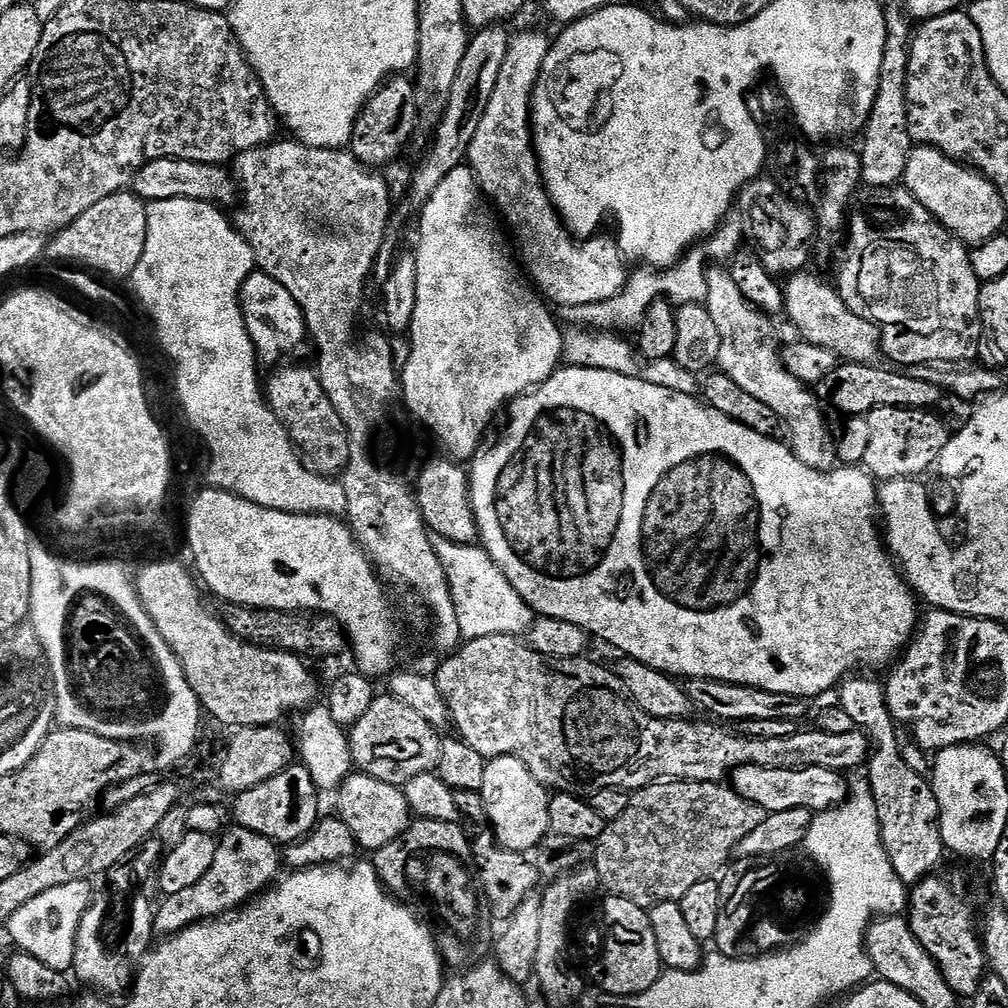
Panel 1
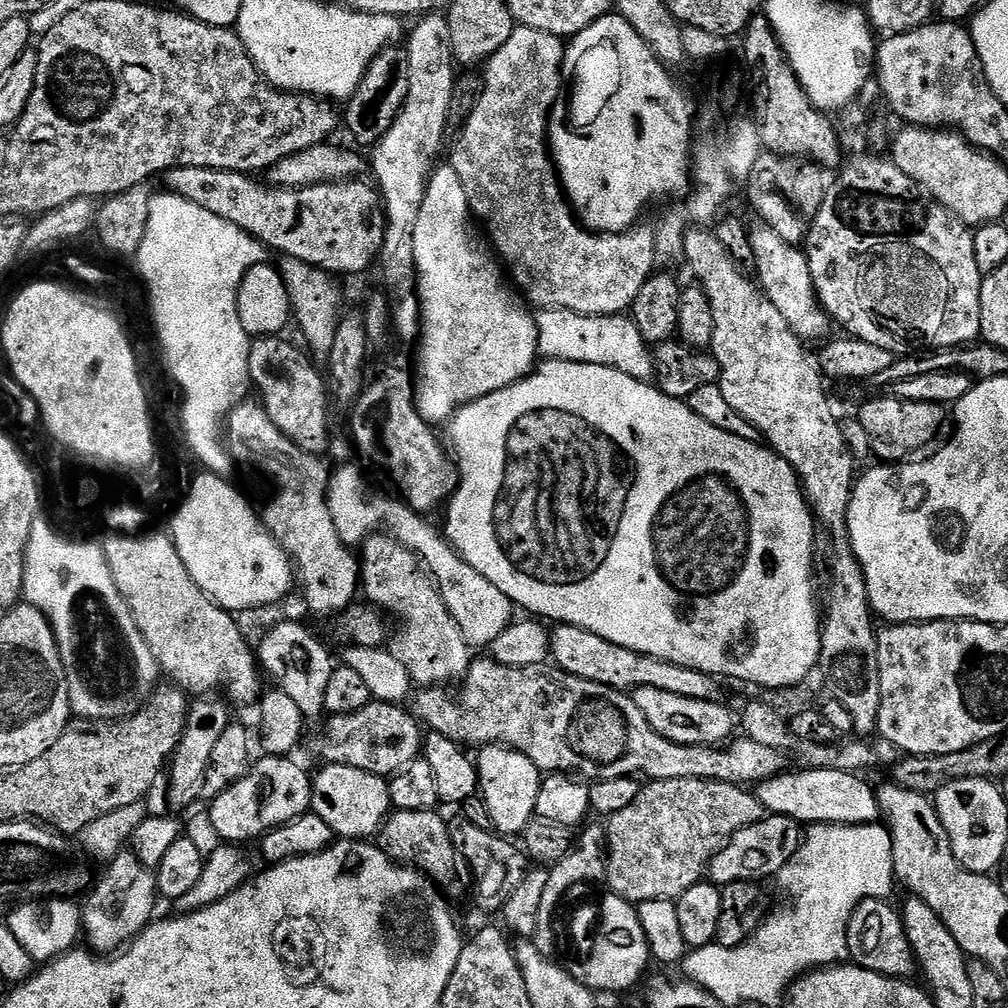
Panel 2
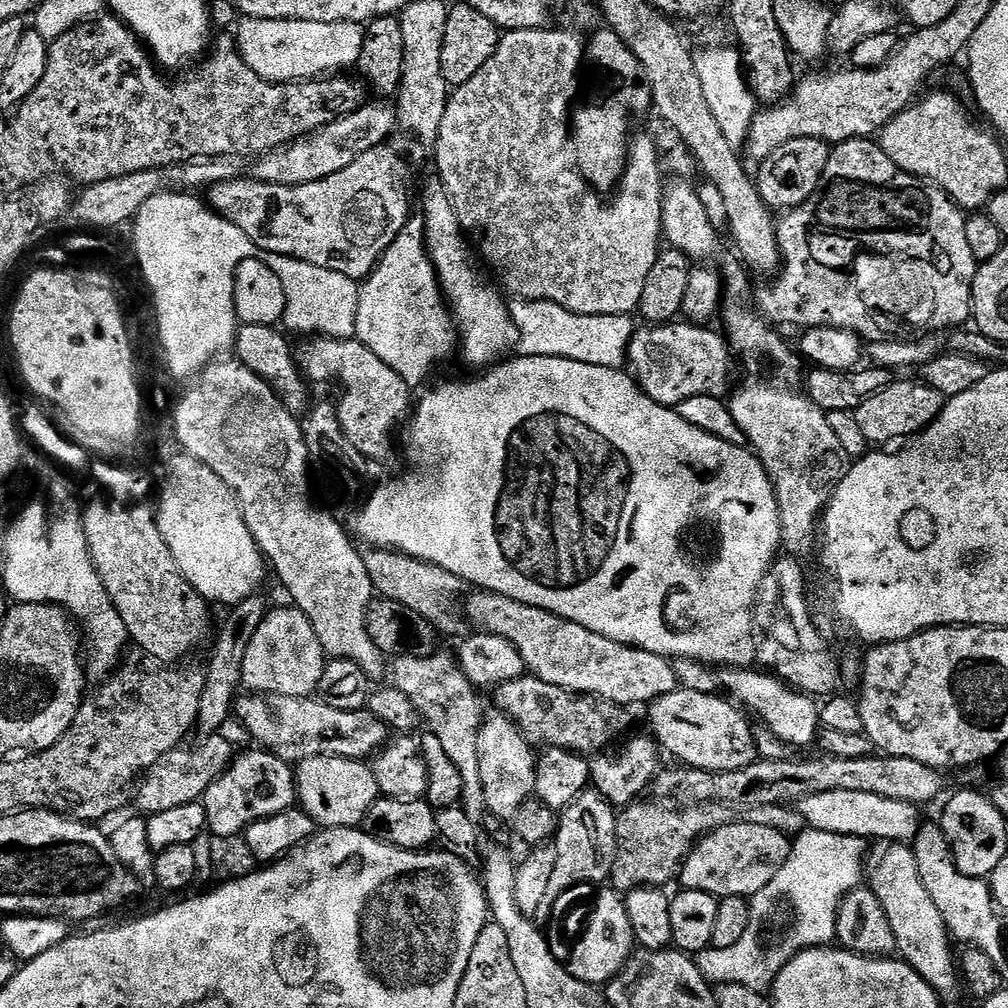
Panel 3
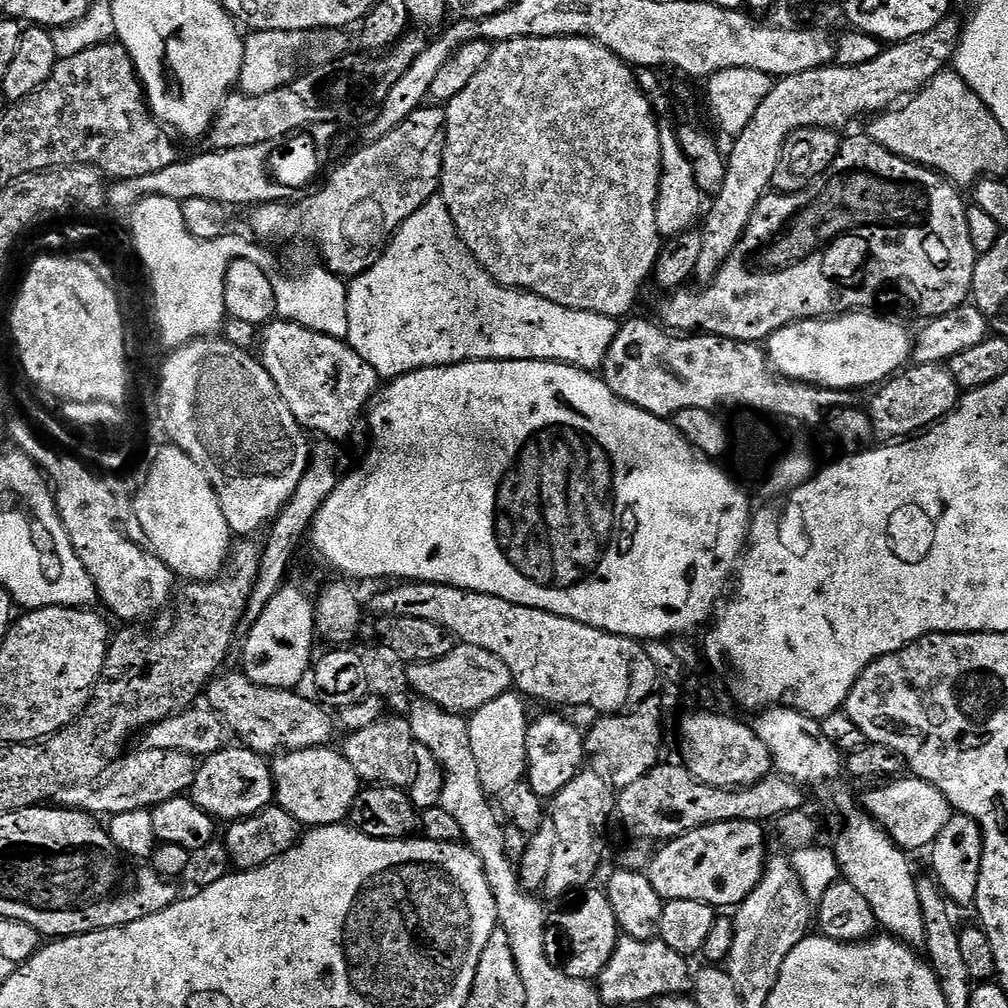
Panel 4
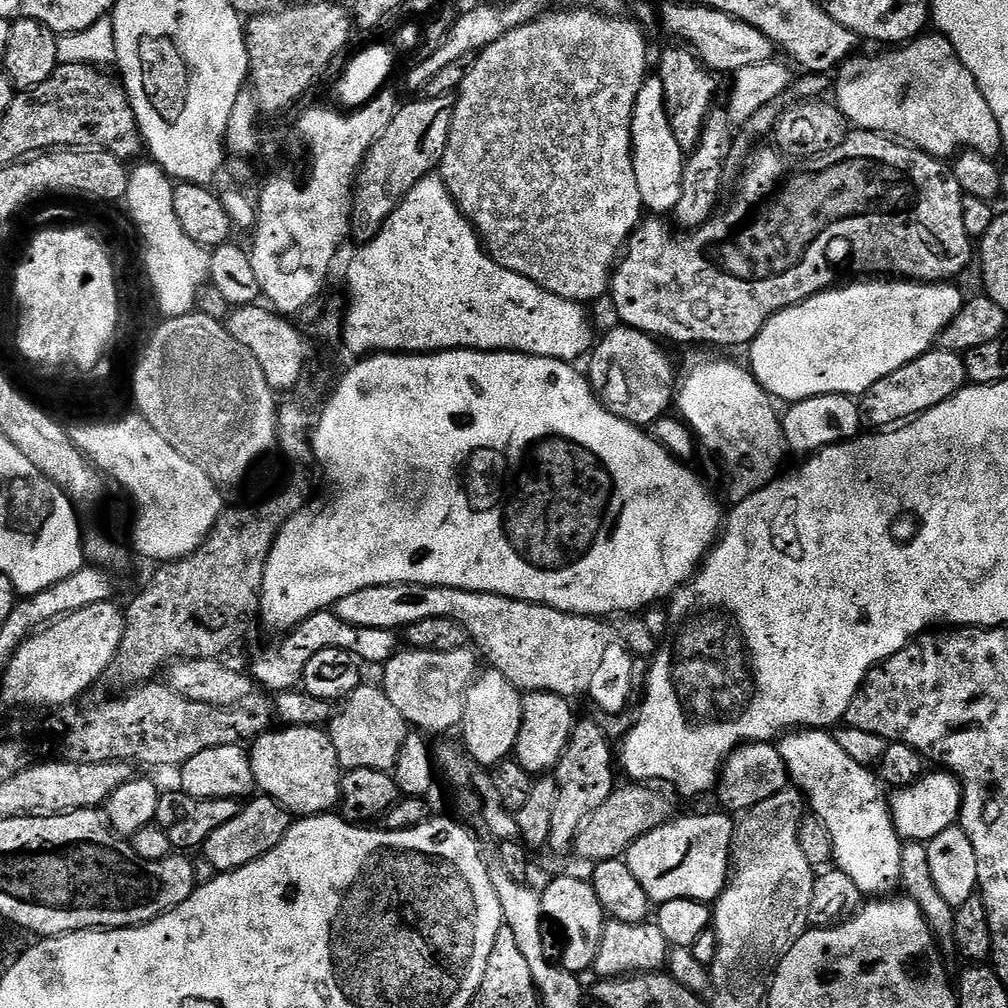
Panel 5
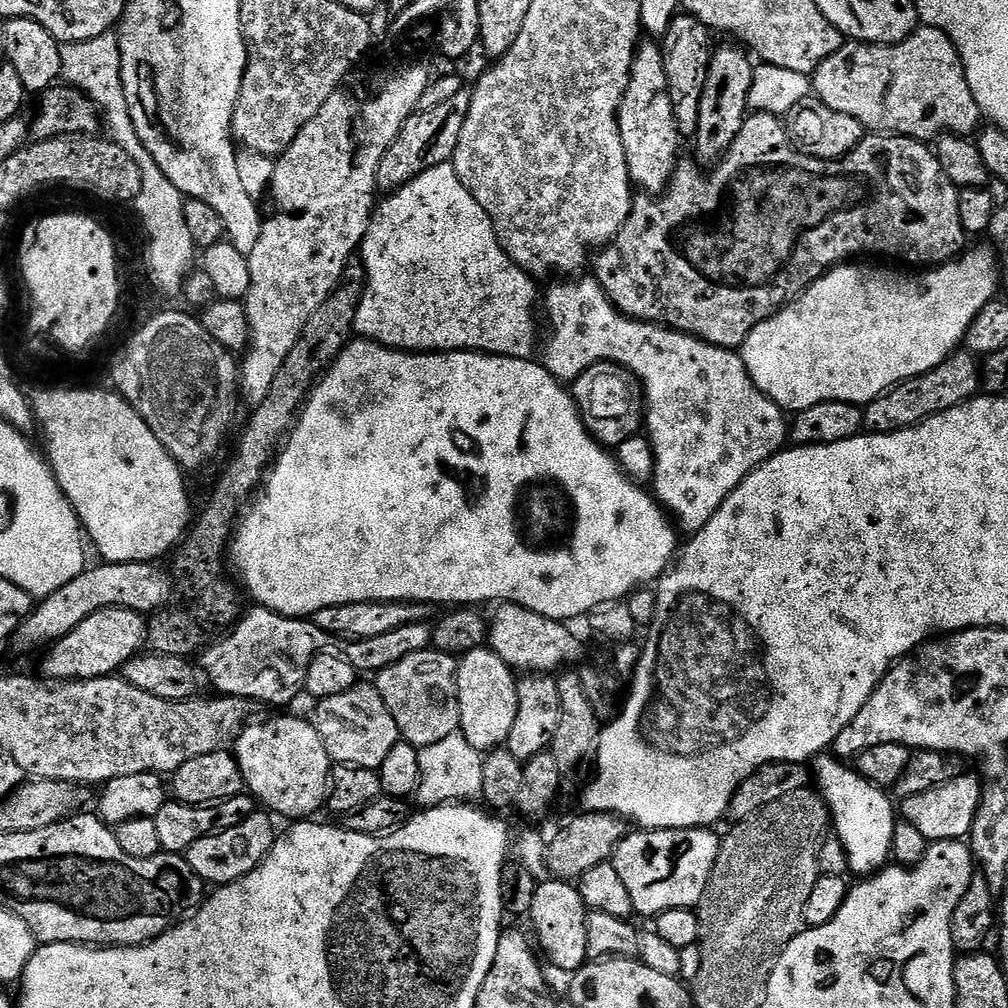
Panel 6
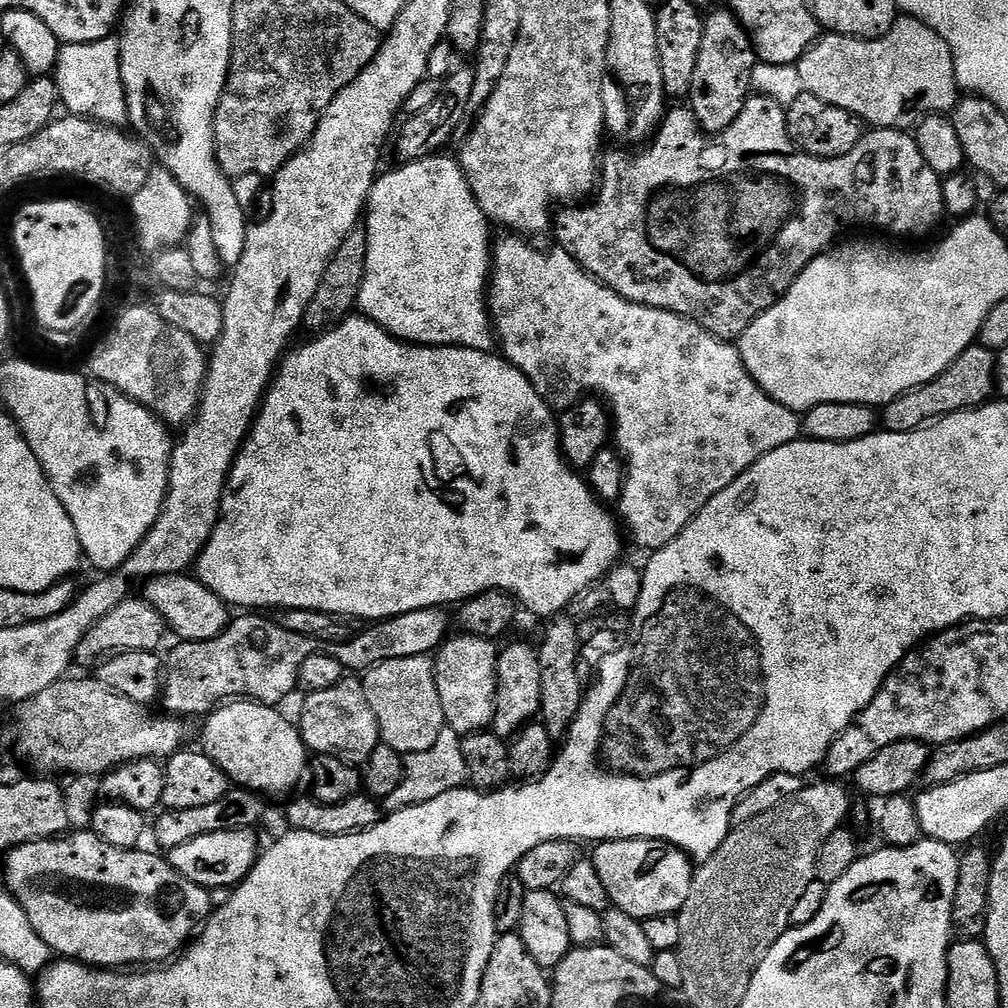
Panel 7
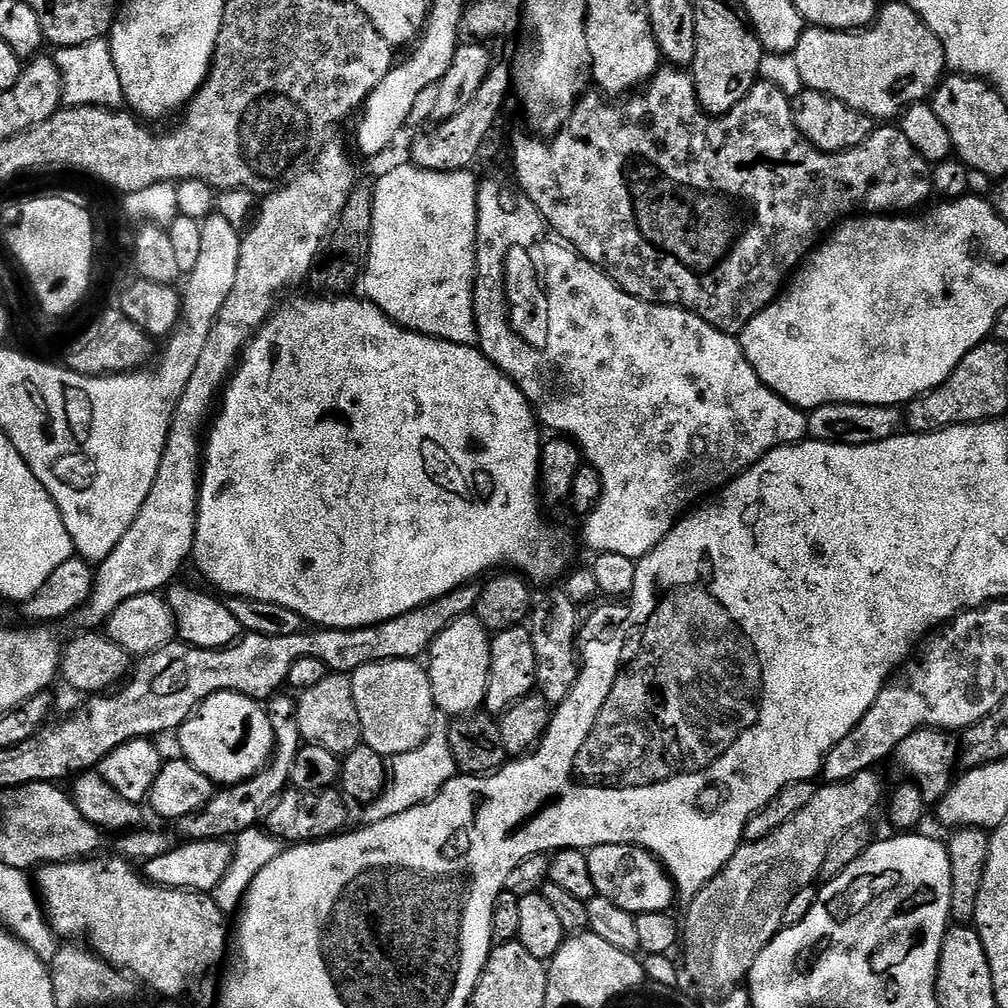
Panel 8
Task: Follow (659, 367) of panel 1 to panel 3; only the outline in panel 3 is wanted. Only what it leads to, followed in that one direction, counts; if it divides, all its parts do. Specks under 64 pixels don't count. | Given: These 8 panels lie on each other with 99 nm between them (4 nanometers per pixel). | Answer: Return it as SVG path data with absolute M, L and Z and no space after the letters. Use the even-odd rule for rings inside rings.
M513 299L510 304L512 326L518 337L519 351L526 356L557 356L574 362L586 362L590 366L606 366L607 368L623 369L628 358L628 344L632 341L634 331L633 317L623 316L587 316L574 314L554 302L545 300Z

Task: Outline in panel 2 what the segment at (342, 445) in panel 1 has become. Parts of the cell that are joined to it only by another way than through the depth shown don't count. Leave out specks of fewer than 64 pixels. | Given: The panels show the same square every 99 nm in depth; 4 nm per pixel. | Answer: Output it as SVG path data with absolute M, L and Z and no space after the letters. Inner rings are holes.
M279 335L261 336L249 343L248 379L255 387L256 384L260 387L259 399L270 422L274 422L274 426L278 426L278 430L282 430L282 434L286 434L286 438L302 451L320 454L328 444L329 385L321 369L319 372L303 351L300 353L290 341L280 339L284 338Z

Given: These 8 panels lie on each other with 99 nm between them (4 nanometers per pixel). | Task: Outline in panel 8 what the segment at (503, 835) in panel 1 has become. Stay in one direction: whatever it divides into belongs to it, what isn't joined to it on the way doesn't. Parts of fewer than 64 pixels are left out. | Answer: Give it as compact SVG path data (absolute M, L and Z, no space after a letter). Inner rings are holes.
M469 614L450 622L438 638L428 647L426 653L426 667L430 678L430 690L434 694L434 702L437 709L448 718L459 718L473 715L483 705L486 698L486 682L490 672L490 646L492 641L488 629L482 626L482 622L474 614Z

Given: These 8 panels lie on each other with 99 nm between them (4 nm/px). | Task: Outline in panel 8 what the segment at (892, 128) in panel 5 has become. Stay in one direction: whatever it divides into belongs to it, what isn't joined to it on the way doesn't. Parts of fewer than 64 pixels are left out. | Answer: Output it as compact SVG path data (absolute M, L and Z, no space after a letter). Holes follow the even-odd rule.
M902 2L888 4L885 8L883 5L877 11L876 19L863 30L805 27L794 55L805 88L826 94L838 102L846 102L846 106L865 112L880 122L891 121L888 120L891 116L899 117L911 104L925 103L946 75L942 42L934 30L918 18L916 11Z

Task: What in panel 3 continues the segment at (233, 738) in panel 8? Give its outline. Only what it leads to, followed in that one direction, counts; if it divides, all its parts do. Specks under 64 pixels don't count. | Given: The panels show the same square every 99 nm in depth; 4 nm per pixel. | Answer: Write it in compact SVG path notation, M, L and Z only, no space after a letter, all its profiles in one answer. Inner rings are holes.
M319 756L299 764L294 772L299 807L324 828L360 828L370 806L381 795L371 767L362 760Z

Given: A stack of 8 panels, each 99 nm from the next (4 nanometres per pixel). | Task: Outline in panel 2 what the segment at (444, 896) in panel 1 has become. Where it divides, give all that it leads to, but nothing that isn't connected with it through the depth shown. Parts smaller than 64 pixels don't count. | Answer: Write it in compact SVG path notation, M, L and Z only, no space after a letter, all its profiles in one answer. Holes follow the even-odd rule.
M436 810L393 811L378 833L378 847L391 860L403 862L427 874L449 897L460 896L467 888L469 891L470 869L454 846L449 821L444 821L438 813Z

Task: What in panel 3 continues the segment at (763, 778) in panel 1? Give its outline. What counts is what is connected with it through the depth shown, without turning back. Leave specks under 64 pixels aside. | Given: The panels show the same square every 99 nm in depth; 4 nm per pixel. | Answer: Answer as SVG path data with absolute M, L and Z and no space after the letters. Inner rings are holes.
M826 790L810 794L798 802L808 828L826 830L830 834L858 836L865 842L911 842L920 829L921 809L915 804L894 802L894 798L878 798L878 794L862 794L862 790Z

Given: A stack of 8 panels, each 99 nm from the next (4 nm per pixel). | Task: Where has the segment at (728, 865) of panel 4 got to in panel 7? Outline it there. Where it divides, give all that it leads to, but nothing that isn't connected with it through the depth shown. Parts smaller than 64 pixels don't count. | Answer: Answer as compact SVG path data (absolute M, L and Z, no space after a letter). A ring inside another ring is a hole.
M606 840L590 853L598 876L606 885L611 907L641 922L679 913L690 898L694 861L687 852L665 840Z

